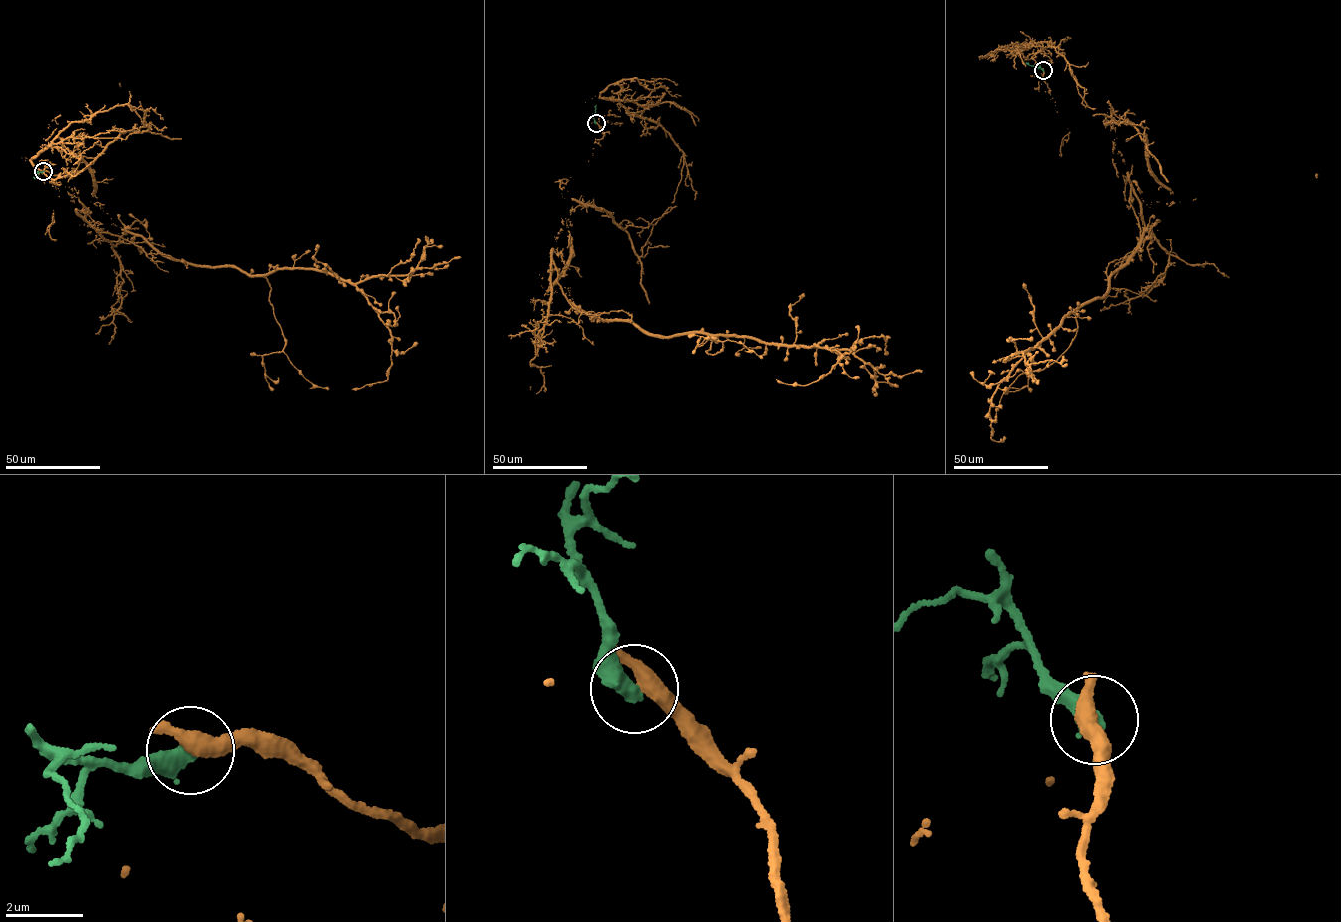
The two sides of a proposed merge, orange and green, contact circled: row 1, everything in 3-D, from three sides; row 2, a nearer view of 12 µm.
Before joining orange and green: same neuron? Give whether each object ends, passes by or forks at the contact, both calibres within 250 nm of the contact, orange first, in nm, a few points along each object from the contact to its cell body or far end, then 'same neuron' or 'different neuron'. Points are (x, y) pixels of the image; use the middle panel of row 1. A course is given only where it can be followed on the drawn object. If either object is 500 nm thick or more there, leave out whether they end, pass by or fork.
550 nm thick on the orange side, 480 nm on the other; orange runs (595, 123), (585, 102), (618, 102), (683, 165), (646, 227), (571, 212), (567, 300), (842, 356), (776, 379); green runs (595, 123), (593, 115), (596, 105); different neuron

